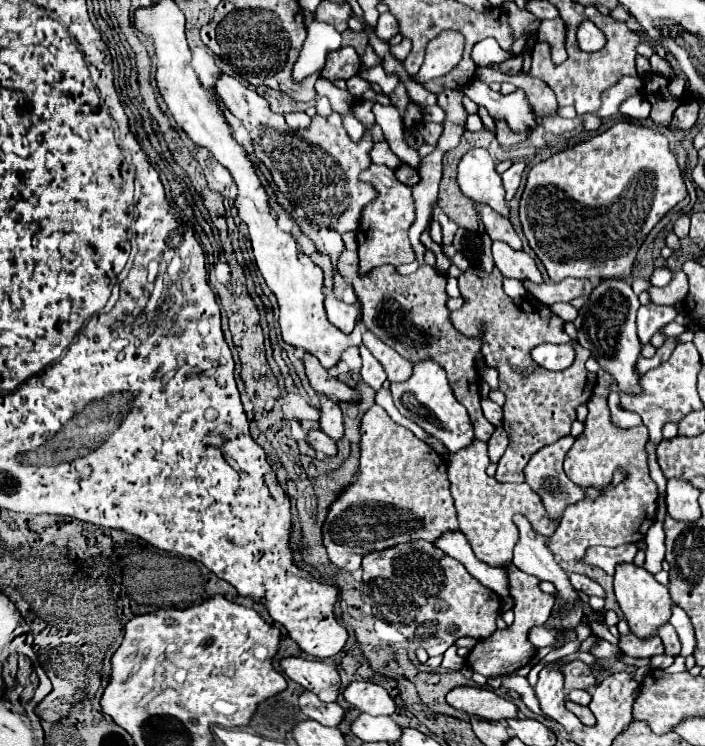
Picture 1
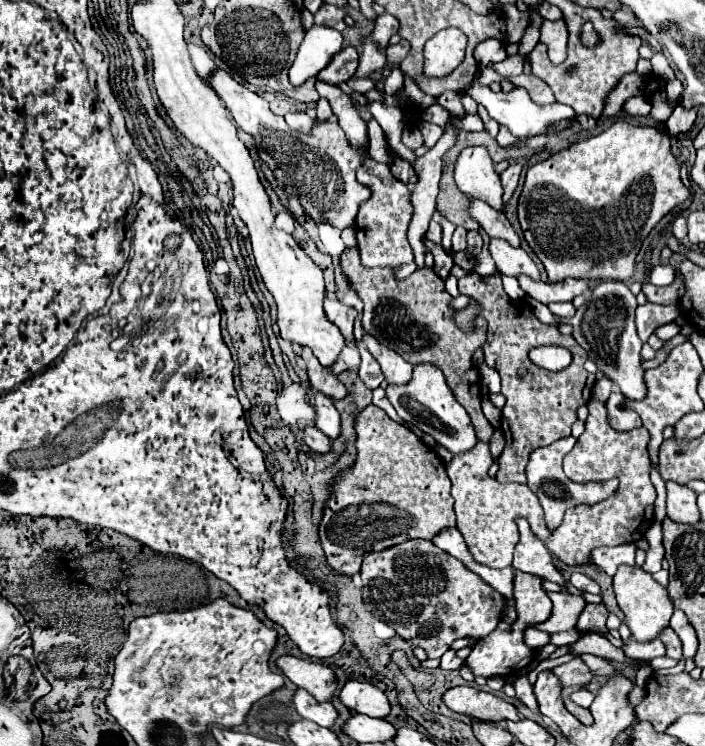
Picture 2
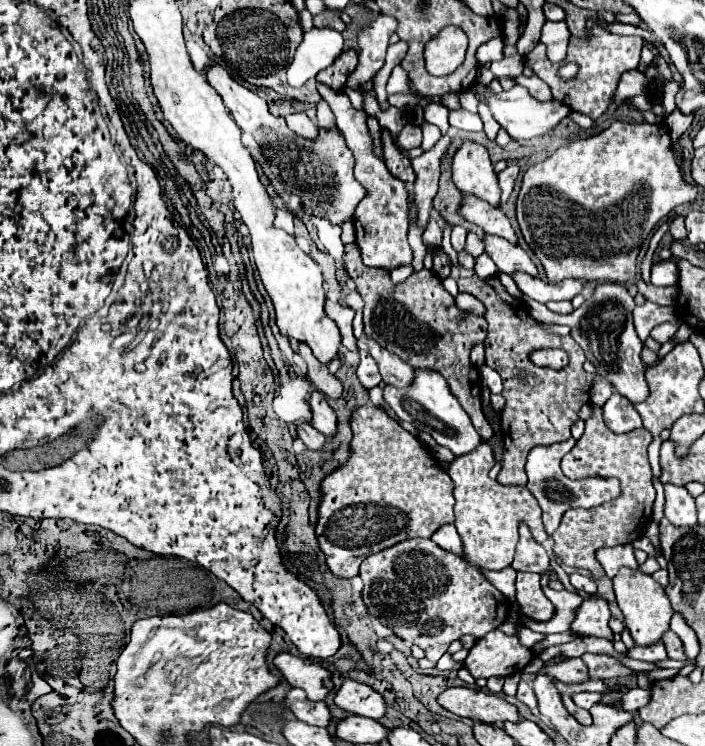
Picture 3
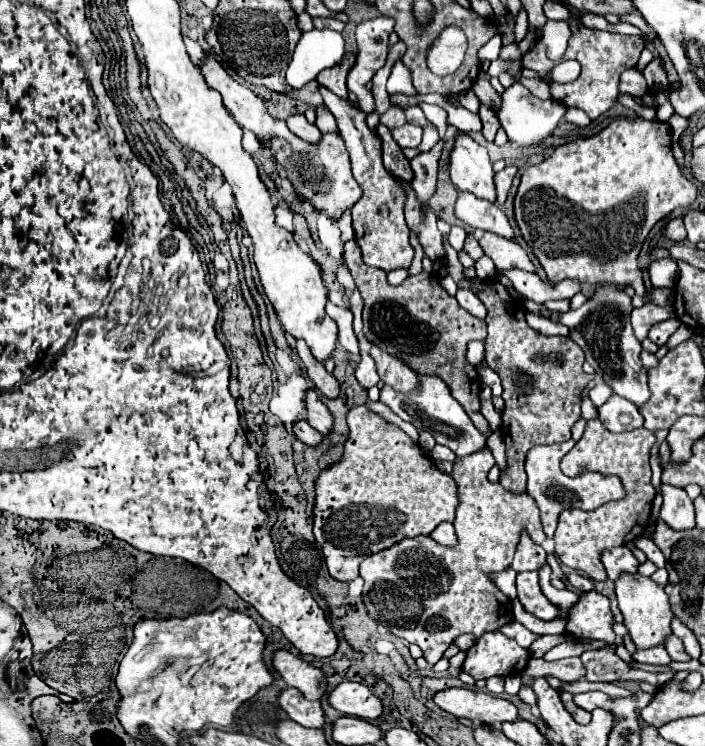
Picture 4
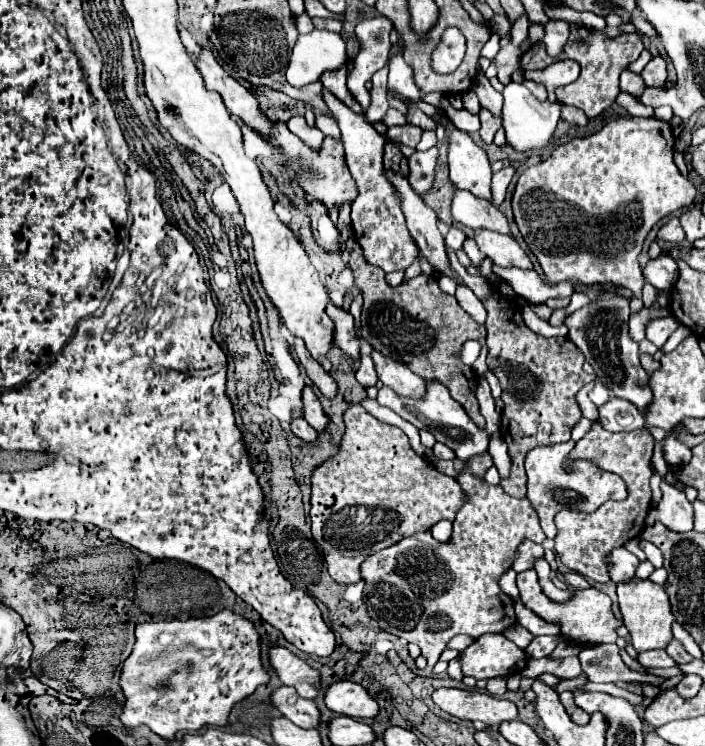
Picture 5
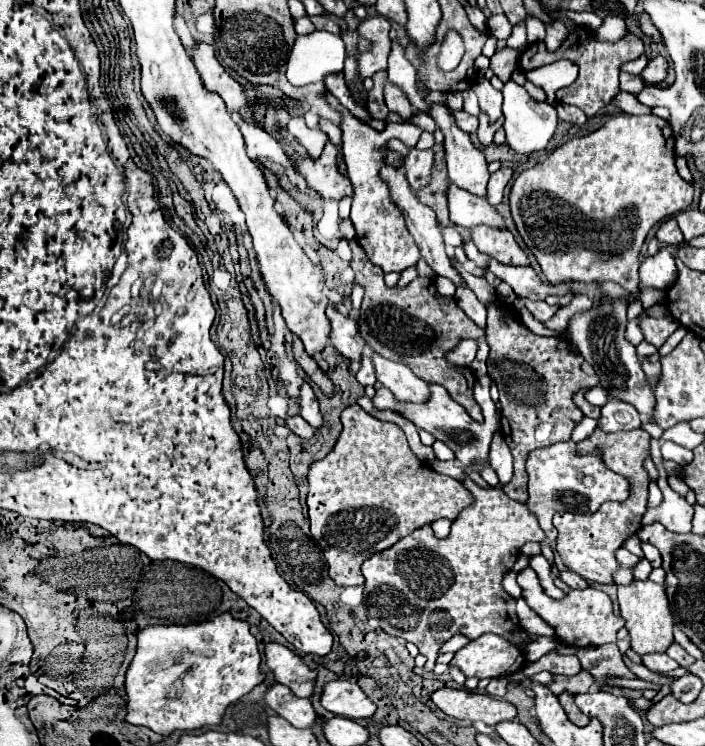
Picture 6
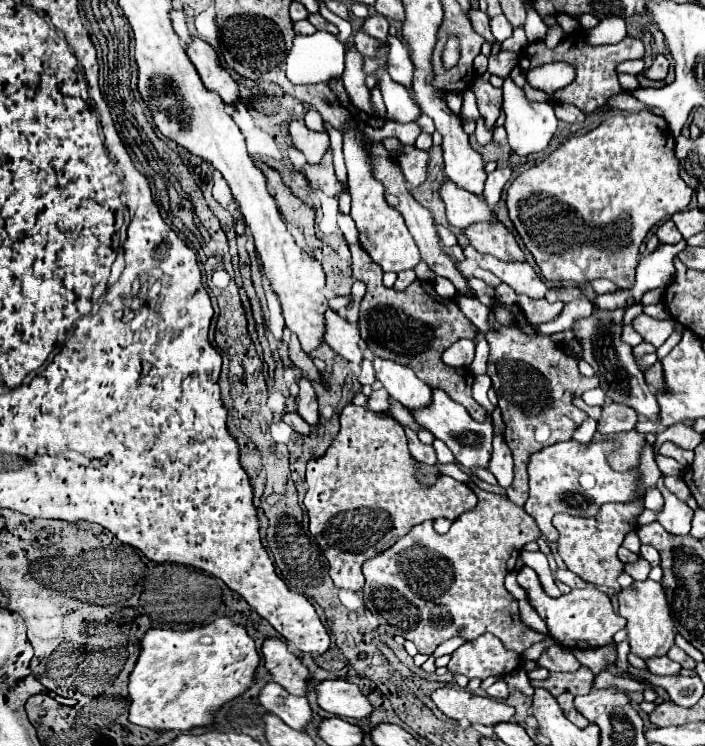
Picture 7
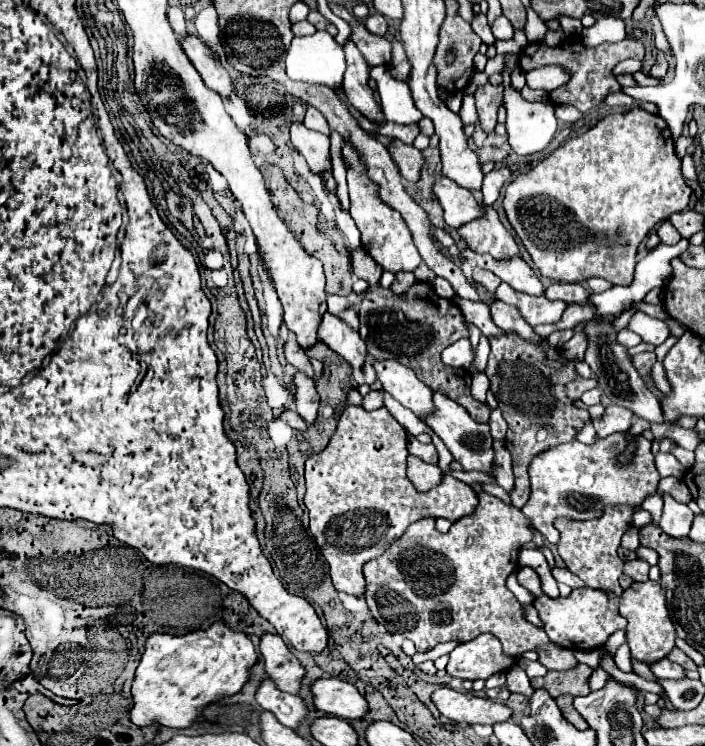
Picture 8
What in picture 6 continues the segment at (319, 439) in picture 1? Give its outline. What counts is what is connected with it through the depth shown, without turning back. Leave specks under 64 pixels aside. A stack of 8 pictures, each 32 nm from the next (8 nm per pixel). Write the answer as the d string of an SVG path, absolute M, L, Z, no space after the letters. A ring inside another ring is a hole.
M290 416L288 418L288 428L304 440L310 440L314 436L314 428L302 416Z

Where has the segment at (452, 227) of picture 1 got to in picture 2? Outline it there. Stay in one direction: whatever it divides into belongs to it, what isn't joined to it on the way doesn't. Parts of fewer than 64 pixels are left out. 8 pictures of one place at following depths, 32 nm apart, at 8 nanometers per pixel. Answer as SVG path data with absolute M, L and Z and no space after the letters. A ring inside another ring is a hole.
M442 216L442 220L440 220L440 224L442 224L442 232L444 232L444 238L442 238L442 246L444 246L446 250L450 250L450 248L452 248L452 246L450 246L450 242L452 242L452 234L454 234L456 226L454 226L450 220L446 220L444 216Z

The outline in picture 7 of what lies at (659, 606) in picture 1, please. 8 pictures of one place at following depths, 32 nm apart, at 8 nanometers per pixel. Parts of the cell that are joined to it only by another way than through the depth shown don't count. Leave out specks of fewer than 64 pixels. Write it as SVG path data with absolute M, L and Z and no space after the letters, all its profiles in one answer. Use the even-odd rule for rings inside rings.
M644 580L644 582L632 582L628 588L622 588L618 592L618 602L620 602L620 616L628 620L626 630L628 630L628 642L634 654L640 658L650 658L650 656L660 656L670 650L674 644L674 622L668 610L666 594L662 584Z

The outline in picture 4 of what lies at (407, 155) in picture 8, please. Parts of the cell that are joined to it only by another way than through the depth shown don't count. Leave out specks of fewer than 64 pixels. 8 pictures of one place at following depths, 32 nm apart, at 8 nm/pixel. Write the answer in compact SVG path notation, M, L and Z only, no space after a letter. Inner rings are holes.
M440 140L432 150L418 154L410 160L414 170L414 180L410 182L412 190L416 192L416 198L426 206L432 194L436 192L436 180L438 180L438 160L442 154L446 140Z

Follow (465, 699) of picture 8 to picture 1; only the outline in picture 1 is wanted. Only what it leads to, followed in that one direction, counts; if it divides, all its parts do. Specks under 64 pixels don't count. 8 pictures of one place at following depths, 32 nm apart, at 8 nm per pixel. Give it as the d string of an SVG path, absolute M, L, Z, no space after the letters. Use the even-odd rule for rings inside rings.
M458 686L448 692L448 704L466 714L476 714L488 720L508 720L518 718L518 708L514 702L496 694L494 690L486 690L480 686Z

